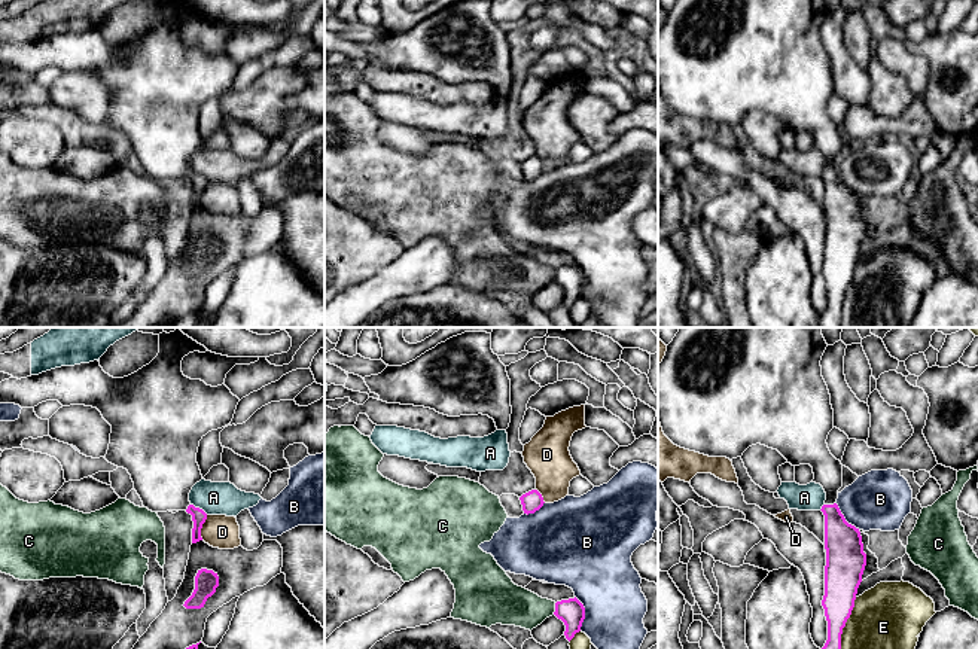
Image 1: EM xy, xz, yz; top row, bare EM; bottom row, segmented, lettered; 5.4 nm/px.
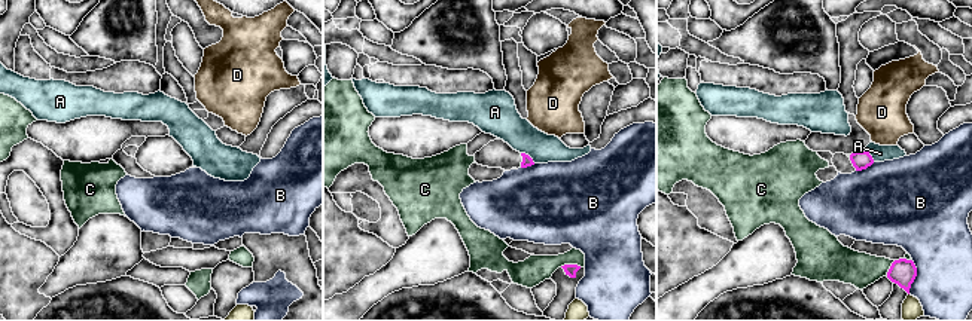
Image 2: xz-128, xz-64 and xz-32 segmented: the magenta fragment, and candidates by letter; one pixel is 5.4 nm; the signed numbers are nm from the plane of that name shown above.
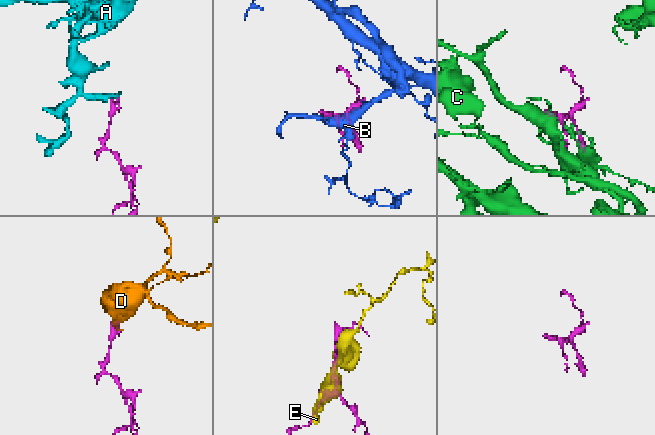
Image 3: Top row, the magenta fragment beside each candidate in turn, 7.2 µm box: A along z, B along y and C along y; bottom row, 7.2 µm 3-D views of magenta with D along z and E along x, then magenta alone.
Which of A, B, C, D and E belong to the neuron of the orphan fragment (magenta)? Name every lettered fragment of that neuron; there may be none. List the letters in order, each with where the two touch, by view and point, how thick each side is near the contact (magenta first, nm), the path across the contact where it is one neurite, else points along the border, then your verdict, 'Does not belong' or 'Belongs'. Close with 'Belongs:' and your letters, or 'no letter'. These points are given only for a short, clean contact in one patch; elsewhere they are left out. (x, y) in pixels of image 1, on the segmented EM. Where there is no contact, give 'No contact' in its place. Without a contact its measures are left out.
A: Touches magenta at xy (198, 508). Thickness 80 nm (magenta) against 180 nm. Boundary: xy (191, 503), (207, 514). Does not belong
B: Touches magenta at xz (584, 614). Thickness 140 nm (magenta) against 360 nm. Does not belong
C: Touches magenta at xz (555, 609). Thickness 140 nm (magenta) against 220 nm. Does not belong
D: Touches magenta at xy (201, 527). Thickness 80 nm (magenta) against 180 nm. Does not belong
E: Touches magenta at yz (846, 621). Thickness 200 nm (magenta) against 360 nm. Does not belong
Belongs: no letter

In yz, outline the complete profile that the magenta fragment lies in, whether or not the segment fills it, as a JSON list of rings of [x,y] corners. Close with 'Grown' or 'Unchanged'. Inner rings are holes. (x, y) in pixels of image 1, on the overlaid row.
[[[680,327],[673,341],[667,345],[665,356],[658,365],[658,420],[661,423],[664,435],[677,447],[695,451],[709,457],[726,457],[729,460],[741,457],[743,453],[756,444],[777,450],[792,466],[810,464],[813,467],[813,482],[820,484],[826,493],[822,512],[825,515],[825,595],[822,606],[828,621],[828,640],[822,649],[841,649],[841,634],[847,619],[854,607],[857,588],[862,582],[862,575],[866,566],[866,554],[863,552],[863,543],[859,528],[848,524],[841,514],[837,499],[838,490],[843,487],[843,464],[837,460],[826,444],[829,432],[834,429],[834,409],[831,405],[831,394],[828,386],[822,377],[820,360],[828,344],[822,335],[822,327]]]. Grown

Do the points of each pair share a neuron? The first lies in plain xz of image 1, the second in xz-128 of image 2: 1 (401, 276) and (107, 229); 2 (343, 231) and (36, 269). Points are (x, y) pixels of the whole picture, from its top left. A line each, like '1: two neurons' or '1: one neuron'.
1: one neuron
2: one neuron

